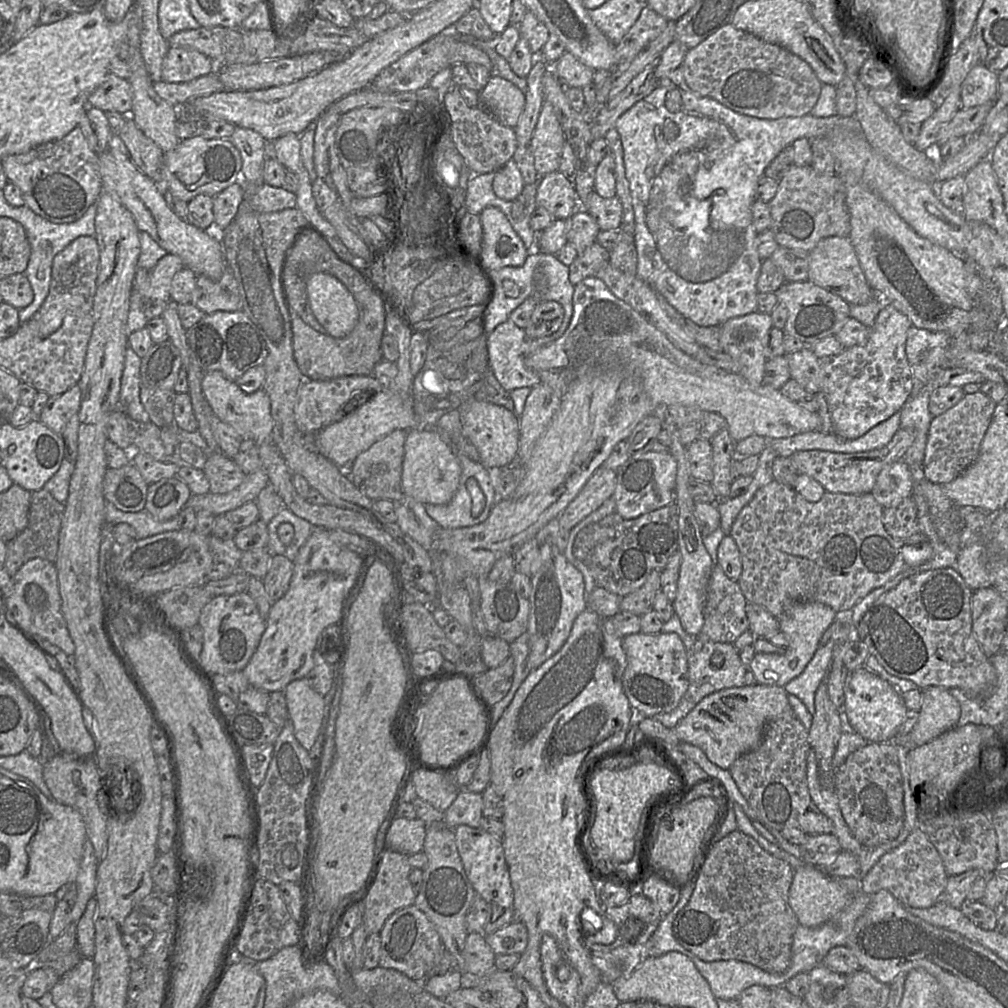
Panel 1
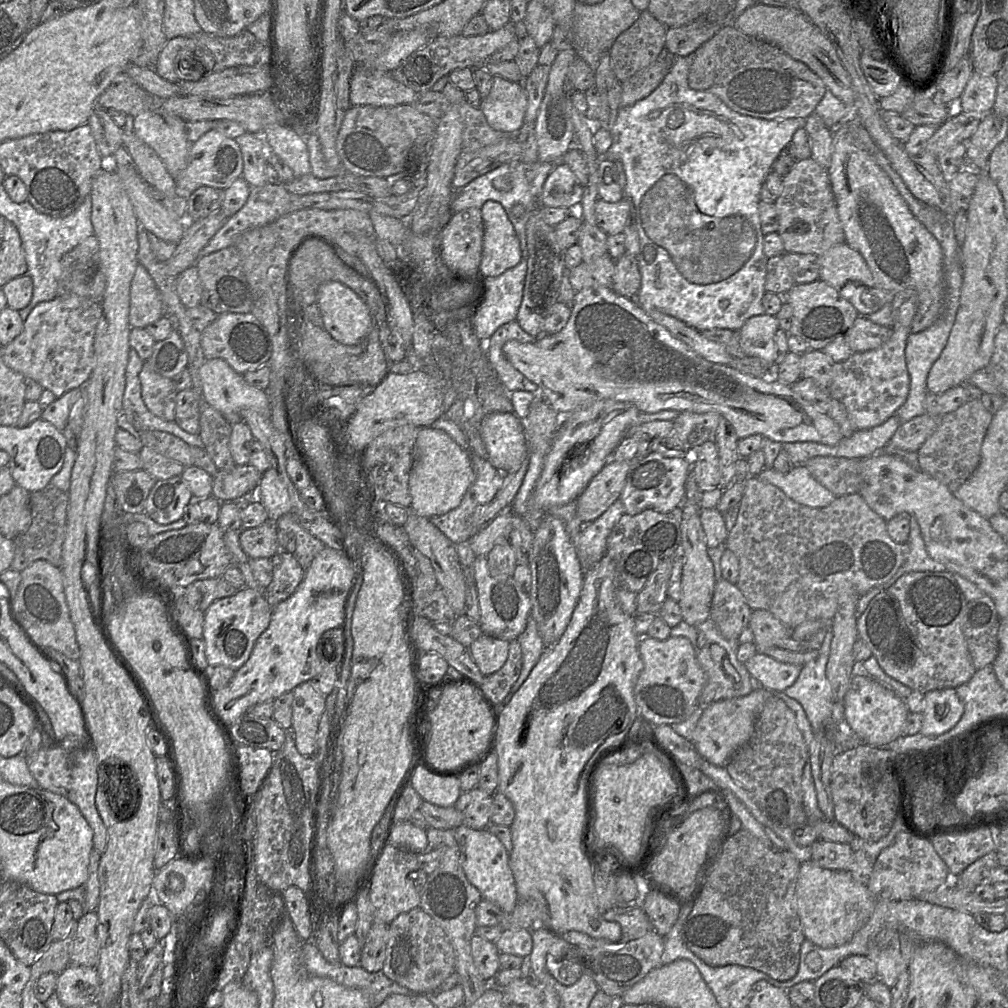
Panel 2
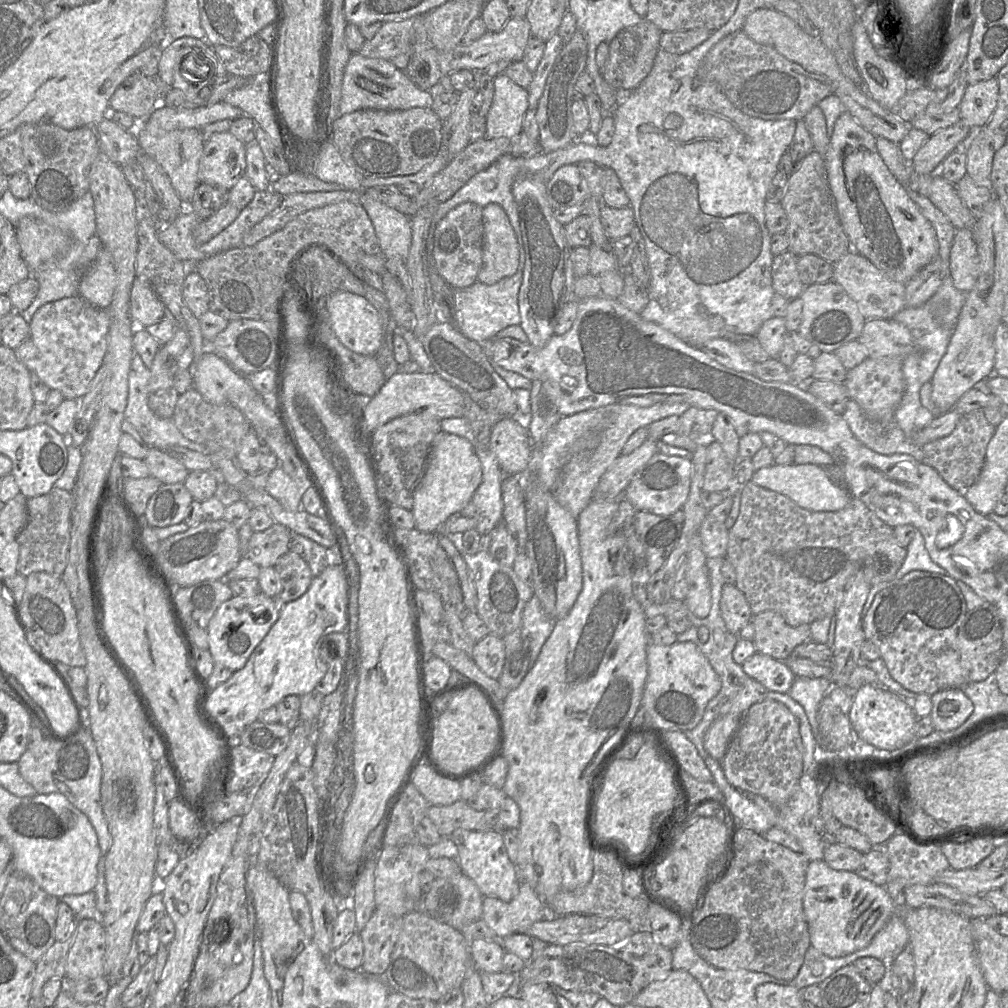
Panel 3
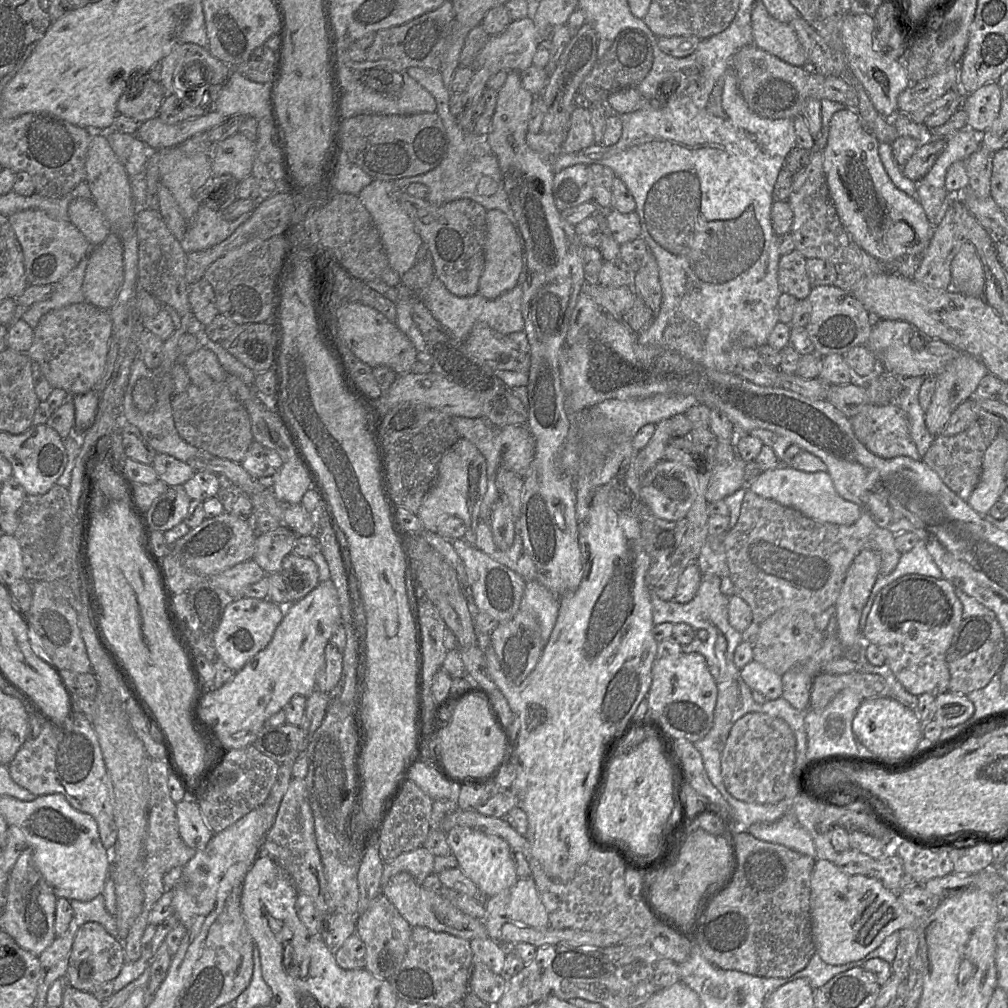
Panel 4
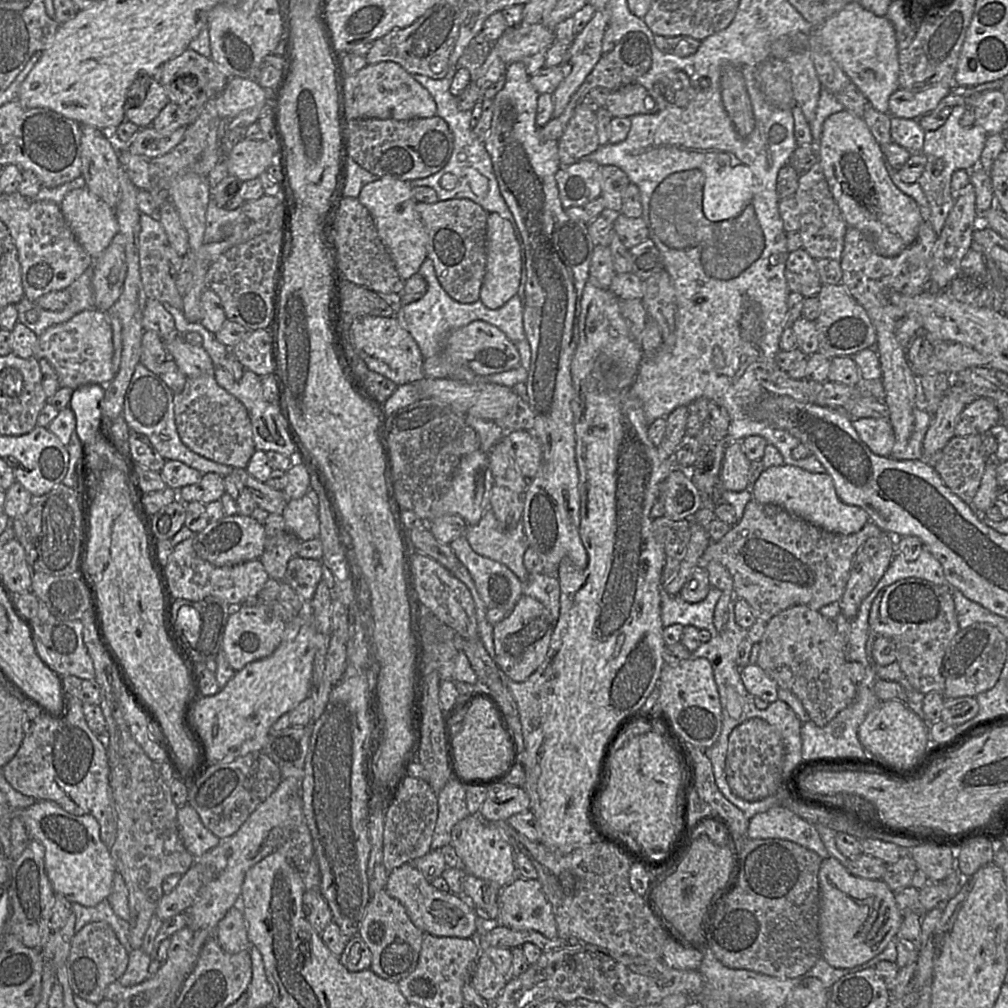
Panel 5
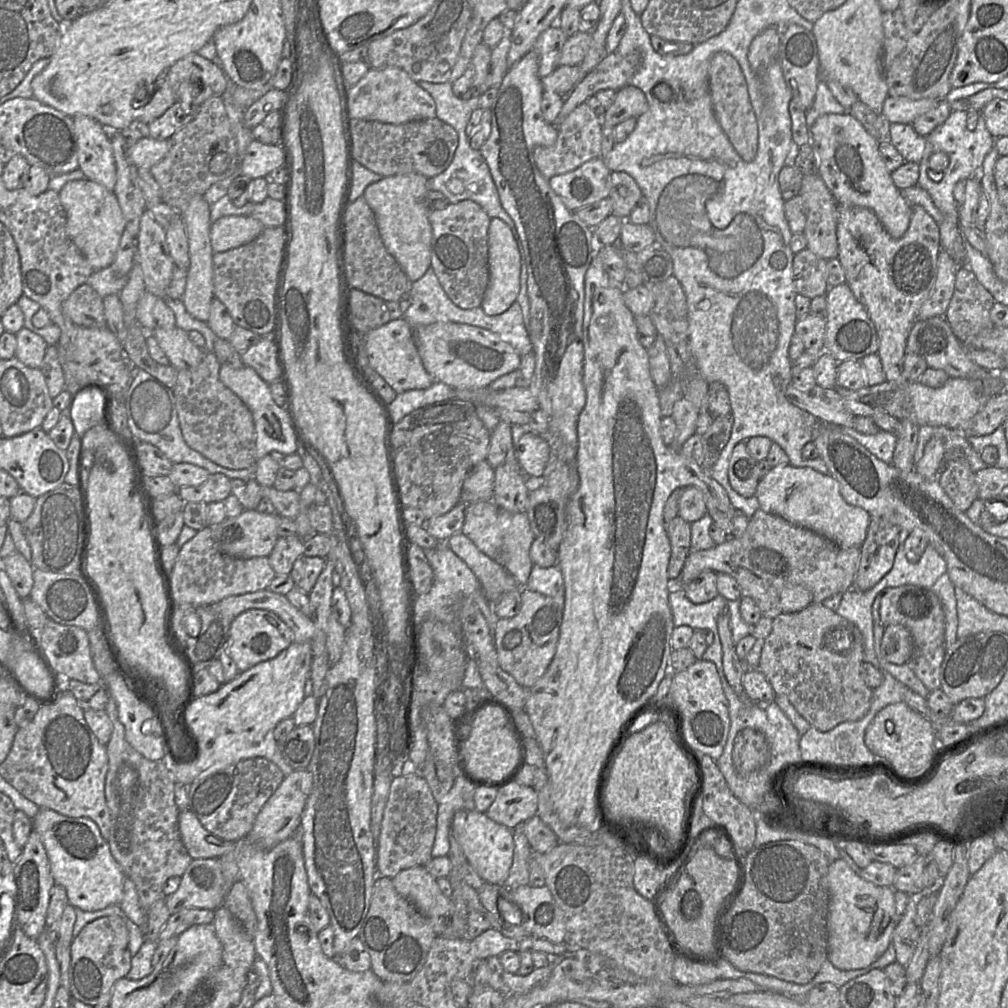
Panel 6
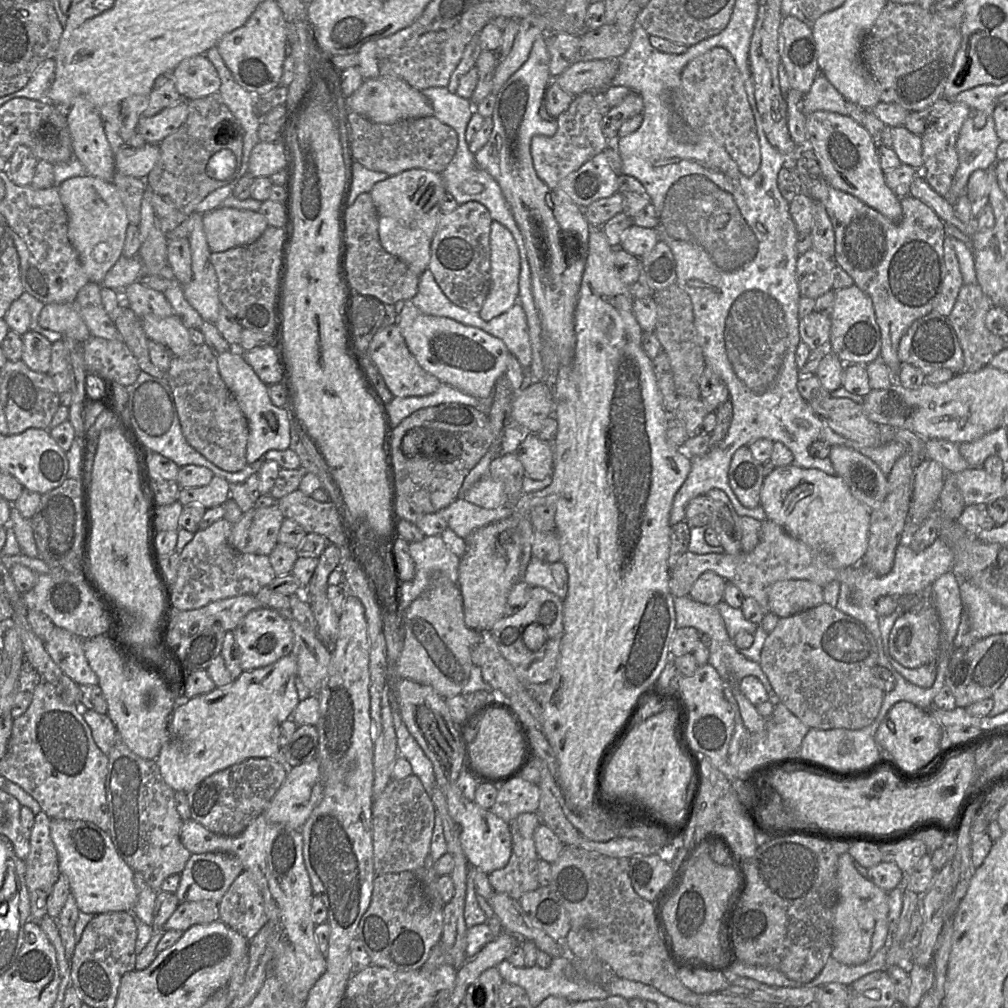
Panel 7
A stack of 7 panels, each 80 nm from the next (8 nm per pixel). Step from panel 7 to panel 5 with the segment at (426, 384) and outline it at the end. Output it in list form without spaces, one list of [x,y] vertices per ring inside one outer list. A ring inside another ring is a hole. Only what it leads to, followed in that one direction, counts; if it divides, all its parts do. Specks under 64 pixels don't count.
[[[361,316],[354,319],[349,327],[351,344],[368,368],[392,380],[397,386],[418,382],[425,376],[420,349],[395,316]]]

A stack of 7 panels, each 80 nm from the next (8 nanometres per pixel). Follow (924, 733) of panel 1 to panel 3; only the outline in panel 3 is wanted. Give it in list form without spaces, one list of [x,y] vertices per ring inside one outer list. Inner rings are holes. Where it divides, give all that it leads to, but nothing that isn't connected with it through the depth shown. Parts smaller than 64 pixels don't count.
[[[947,689],[931,695],[930,718],[934,730],[950,731],[961,726],[974,706],[962,689]]]

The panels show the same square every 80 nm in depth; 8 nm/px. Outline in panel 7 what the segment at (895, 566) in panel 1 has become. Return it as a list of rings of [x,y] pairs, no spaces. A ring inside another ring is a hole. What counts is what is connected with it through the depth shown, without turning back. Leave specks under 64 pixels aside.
[[[765,519],[762,521],[760,542],[751,552],[696,554],[687,551],[684,553],[671,569],[670,589],[674,597],[686,596],[701,574],[713,571],[726,582],[737,586],[745,597],[753,597],[761,609],[768,613],[770,607],[767,592],[773,583],[781,580],[804,579],[824,588],[831,581],[838,580],[842,569],[844,568],[829,566],[819,552],[791,536],[774,521]]]

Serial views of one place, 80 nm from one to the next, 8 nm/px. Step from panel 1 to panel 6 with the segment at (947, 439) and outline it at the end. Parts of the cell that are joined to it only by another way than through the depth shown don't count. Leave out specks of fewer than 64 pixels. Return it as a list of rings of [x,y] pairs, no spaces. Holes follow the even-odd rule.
[[[944,448],[944,462],[938,481],[960,511],[965,512],[977,498],[975,473],[962,451],[950,450],[946,453]]]

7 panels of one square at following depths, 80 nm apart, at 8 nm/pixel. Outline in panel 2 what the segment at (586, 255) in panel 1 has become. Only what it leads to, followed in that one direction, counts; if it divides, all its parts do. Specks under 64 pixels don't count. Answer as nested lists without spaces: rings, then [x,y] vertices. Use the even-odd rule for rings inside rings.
[[[605,254],[590,262],[582,262],[568,269],[569,282],[575,292],[591,287],[611,287],[615,272],[615,261]]]

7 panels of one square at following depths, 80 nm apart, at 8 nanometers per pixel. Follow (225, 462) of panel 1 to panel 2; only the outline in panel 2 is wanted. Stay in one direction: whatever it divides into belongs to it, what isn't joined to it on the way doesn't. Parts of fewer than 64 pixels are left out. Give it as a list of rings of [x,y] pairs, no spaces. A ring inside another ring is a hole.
[[[236,465],[230,471],[218,471],[213,477],[212,496],[222,503],[241,500],[256,491],[262,475],[250,465]]]

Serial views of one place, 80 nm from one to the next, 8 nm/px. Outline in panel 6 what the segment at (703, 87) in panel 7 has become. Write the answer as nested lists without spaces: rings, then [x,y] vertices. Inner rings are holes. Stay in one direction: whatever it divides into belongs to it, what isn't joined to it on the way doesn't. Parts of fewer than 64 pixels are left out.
[[[717,52],[710,58],[709,90],[715,117],[732,146],[745,162],[753,161],[758,150],[758,126],[745,77],[731,54]]]

